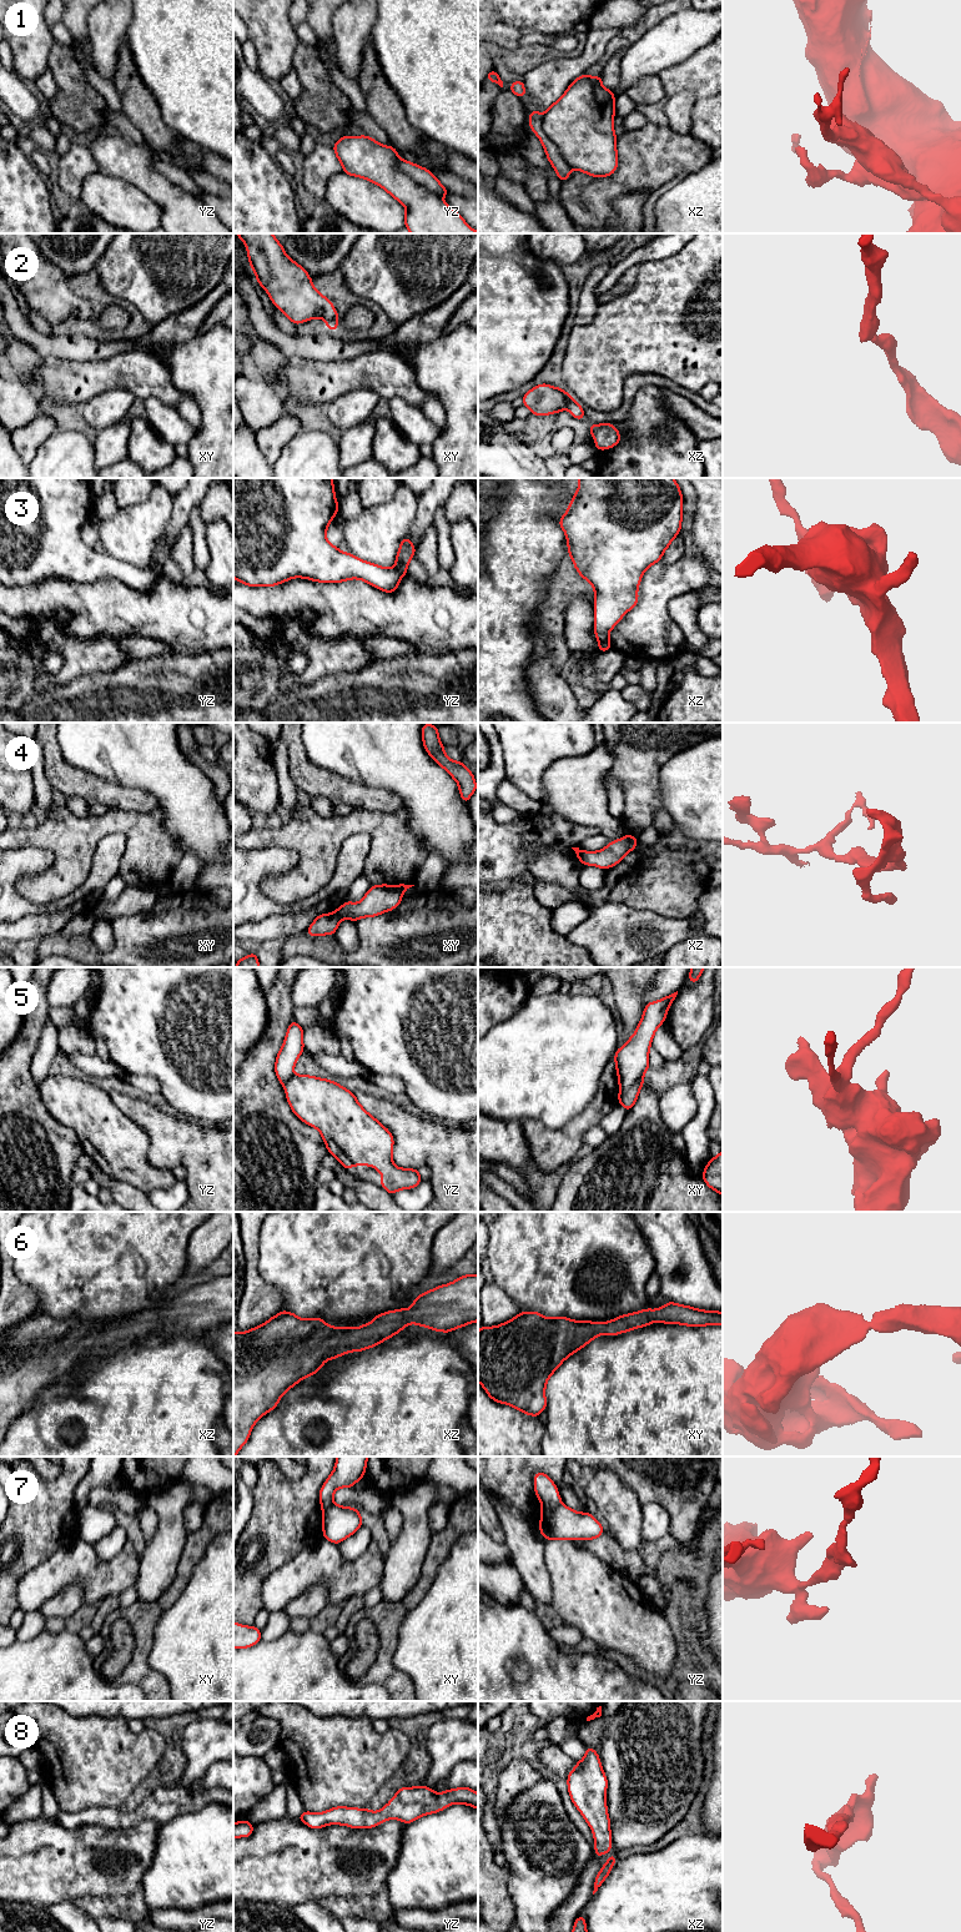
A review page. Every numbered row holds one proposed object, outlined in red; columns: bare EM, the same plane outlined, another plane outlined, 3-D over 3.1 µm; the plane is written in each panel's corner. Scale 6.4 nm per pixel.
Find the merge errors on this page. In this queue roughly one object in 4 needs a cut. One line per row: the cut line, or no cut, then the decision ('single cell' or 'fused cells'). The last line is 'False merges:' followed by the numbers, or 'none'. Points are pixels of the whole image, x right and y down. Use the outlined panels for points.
1: no cut | single cell
2: no cut | single cell
3: yz (395, 567), (401, 577) | fused cells
4: xy (335, 910), (341, 919) | fused cells
5: xy (642, 1077), (633, 1085), (620, 1090) | fused cells
6: no cut | single cell
7: yz (560, 1502), (554, 1507), (543, 1508) | fused cells
8: no cut | single cell
False merges: 3, 4, 5, 7

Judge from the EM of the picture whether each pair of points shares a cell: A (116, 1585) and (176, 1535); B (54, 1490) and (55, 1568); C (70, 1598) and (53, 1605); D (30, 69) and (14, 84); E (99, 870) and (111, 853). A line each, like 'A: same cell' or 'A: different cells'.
A: different cells
B: different cells
C: same cell
D: different cells
E: same cell

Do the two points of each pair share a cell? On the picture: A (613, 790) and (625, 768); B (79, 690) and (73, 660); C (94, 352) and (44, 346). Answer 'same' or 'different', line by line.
A: different
B: different
C: same

